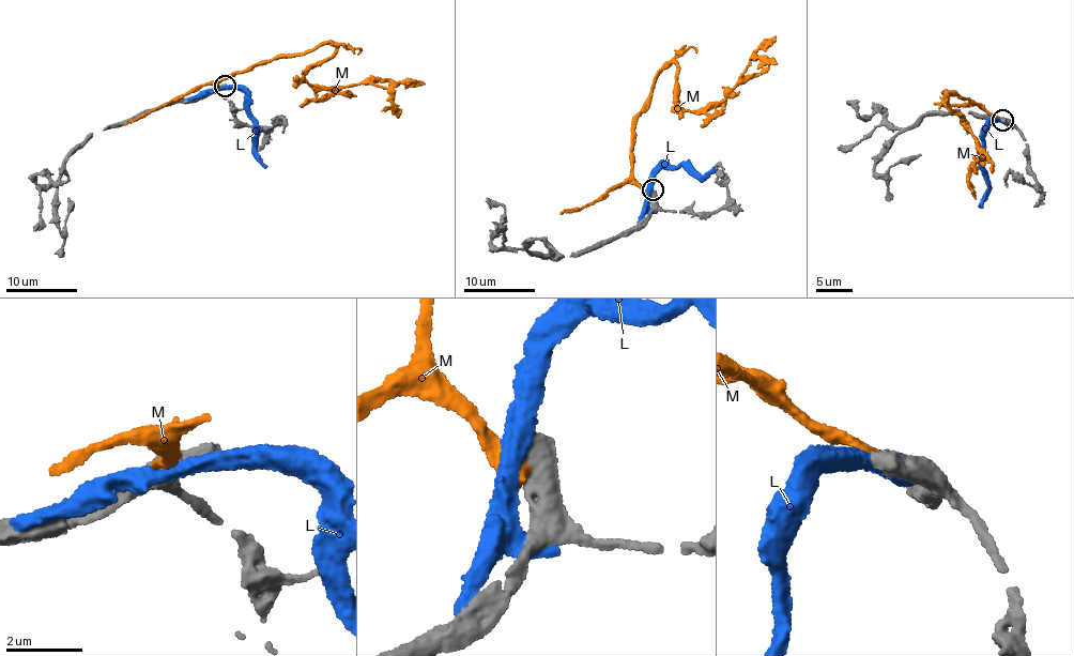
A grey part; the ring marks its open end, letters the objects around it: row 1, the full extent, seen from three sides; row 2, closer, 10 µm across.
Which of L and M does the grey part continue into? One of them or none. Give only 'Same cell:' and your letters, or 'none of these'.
Same cell: none of these

